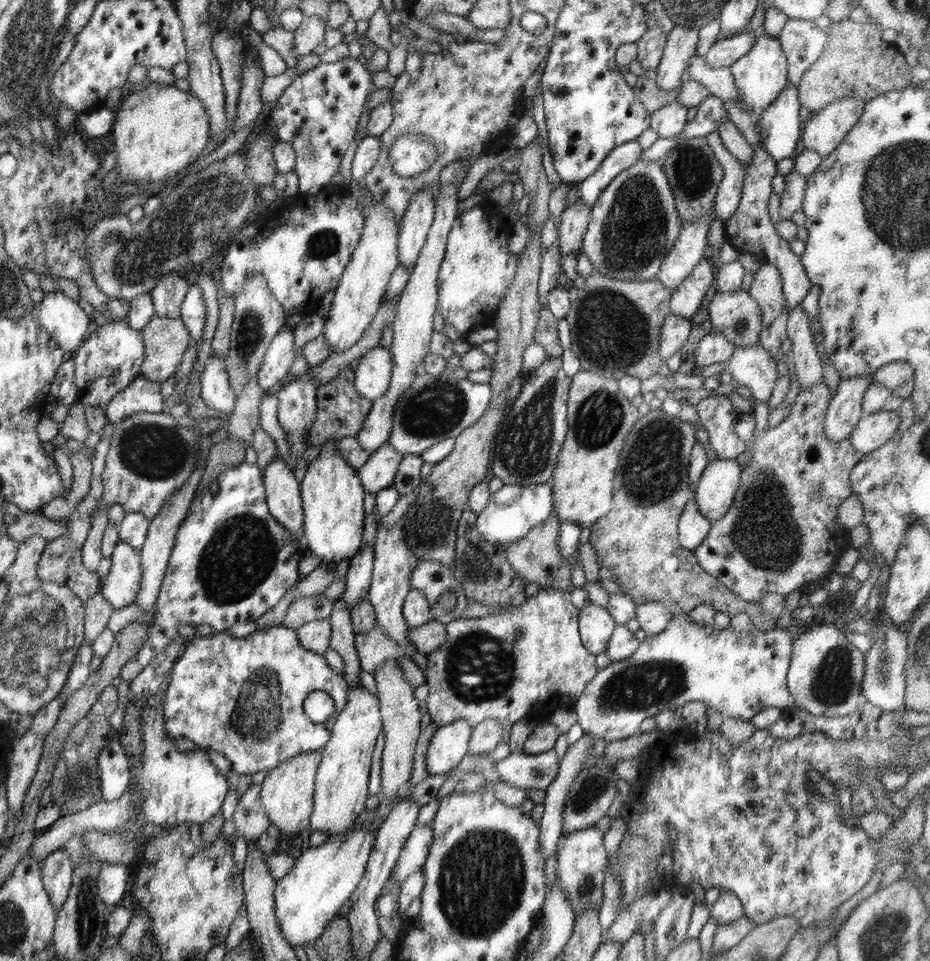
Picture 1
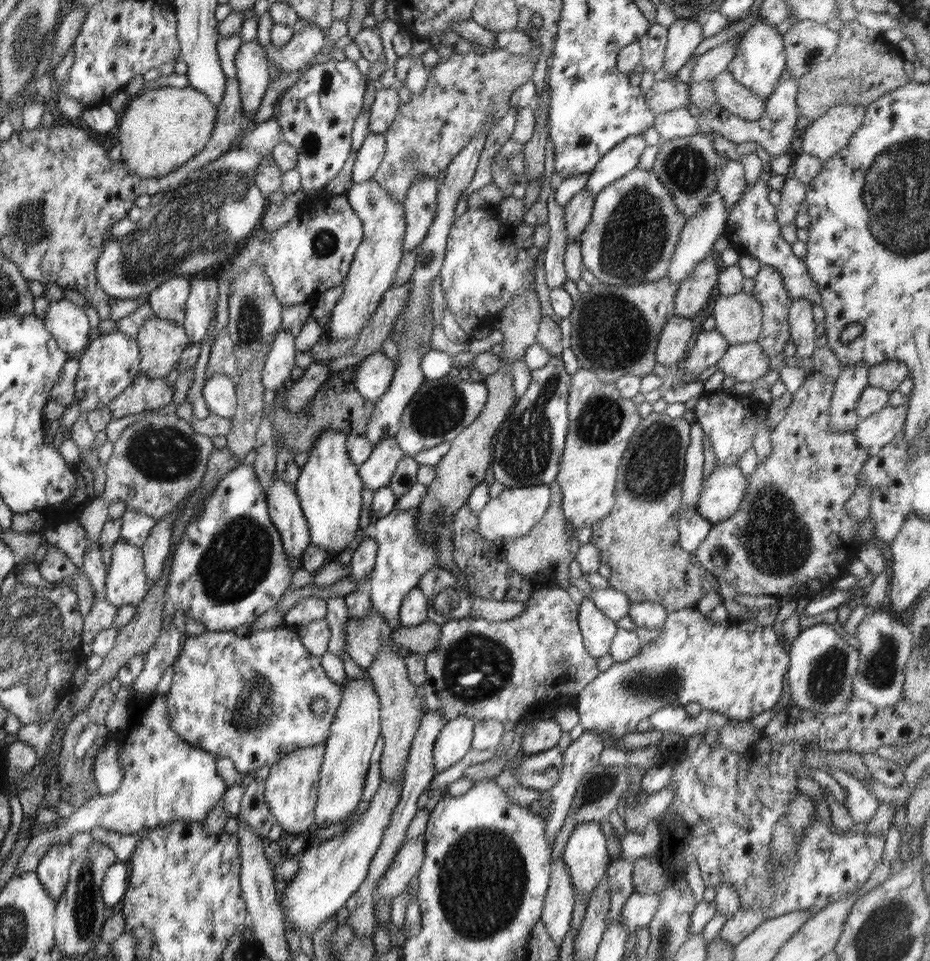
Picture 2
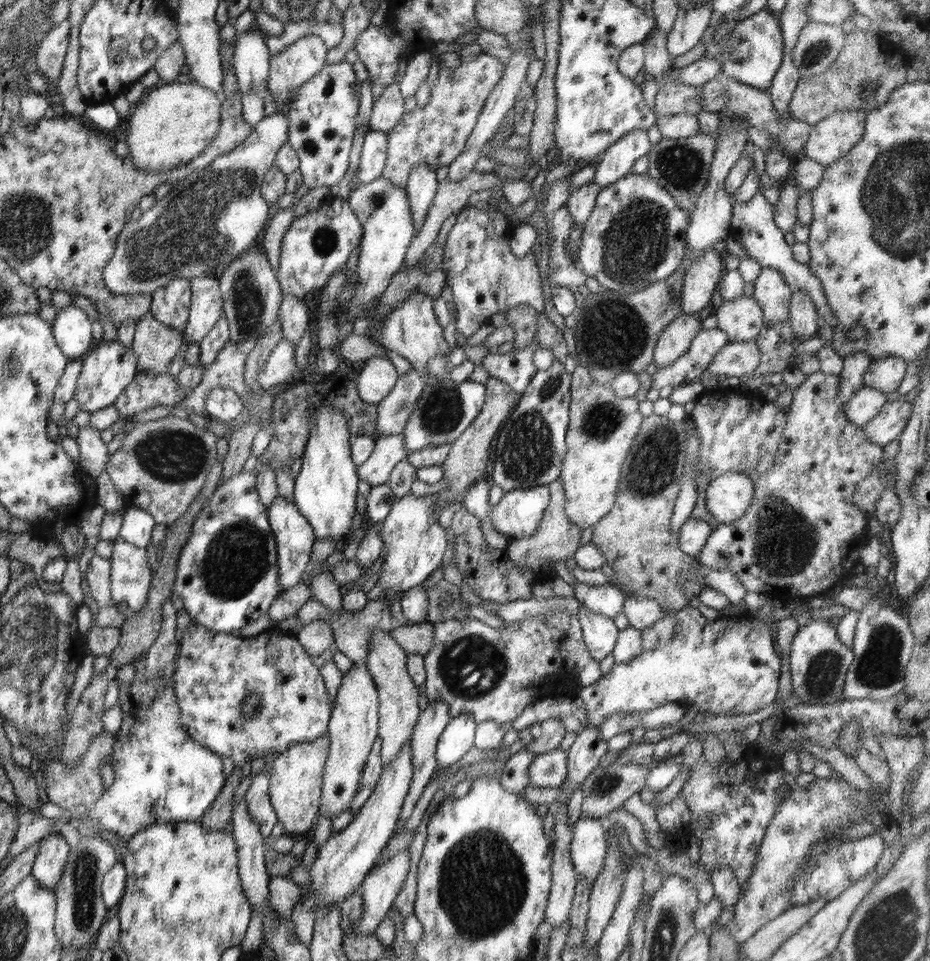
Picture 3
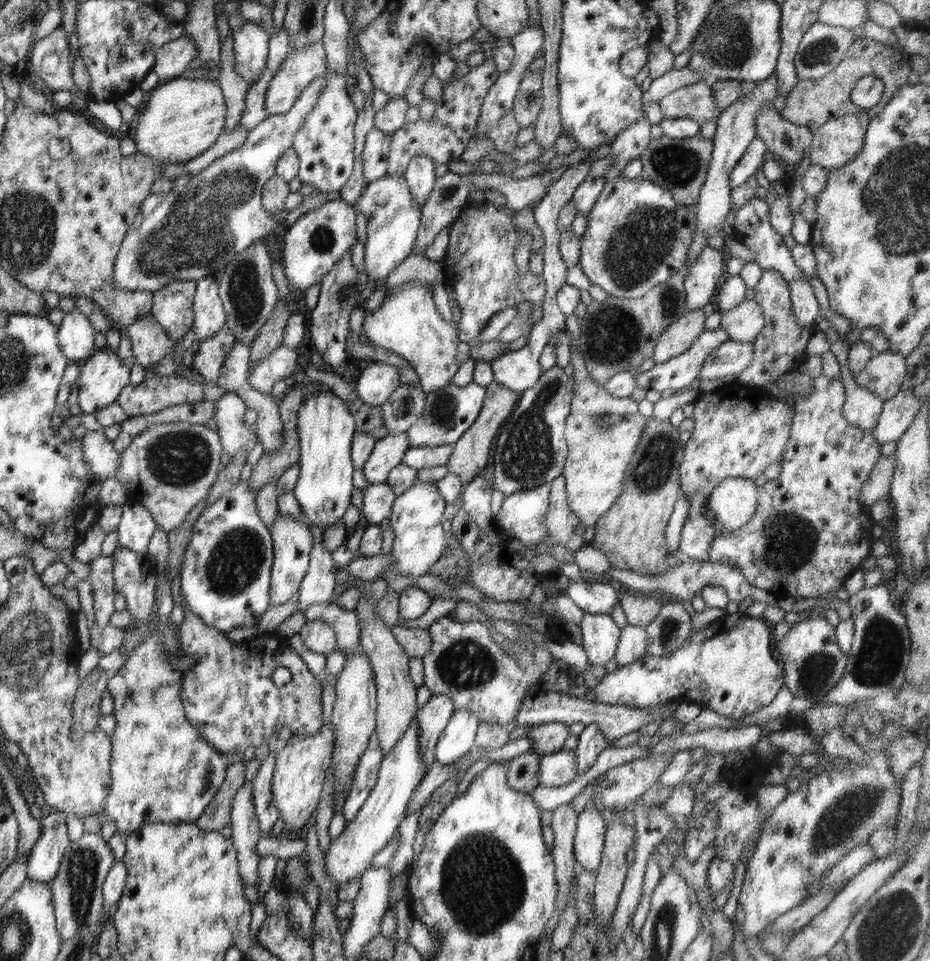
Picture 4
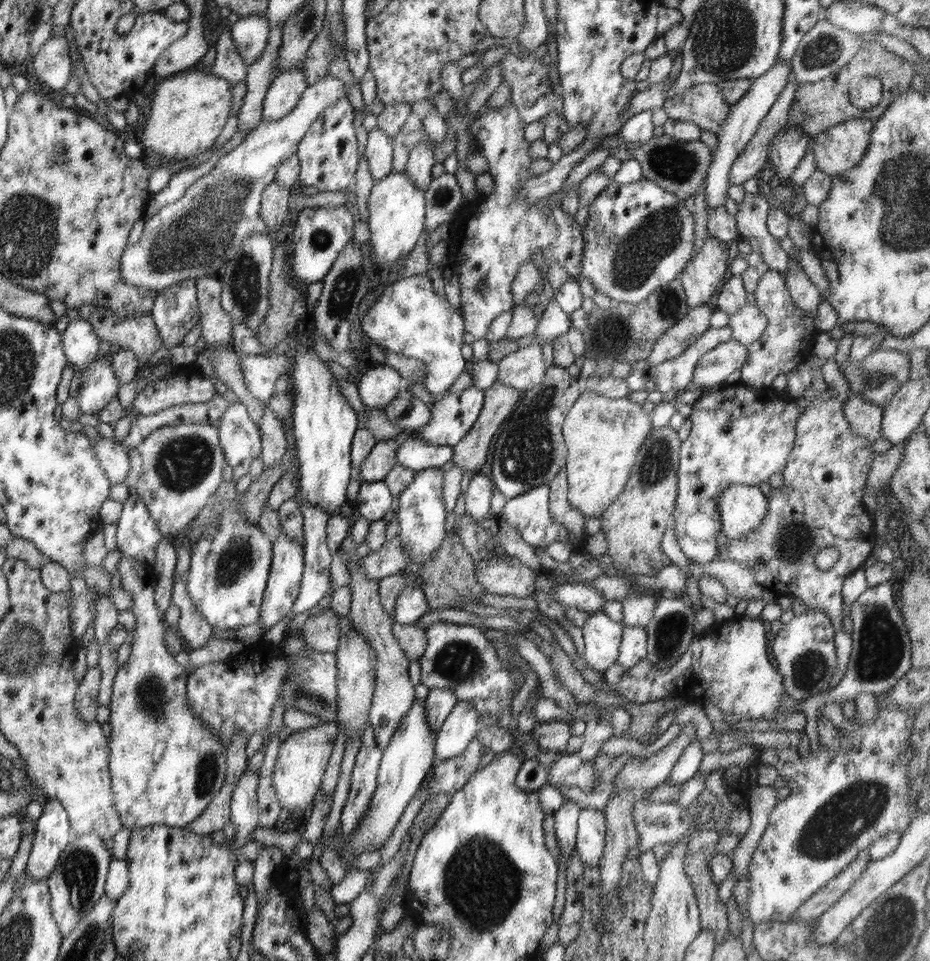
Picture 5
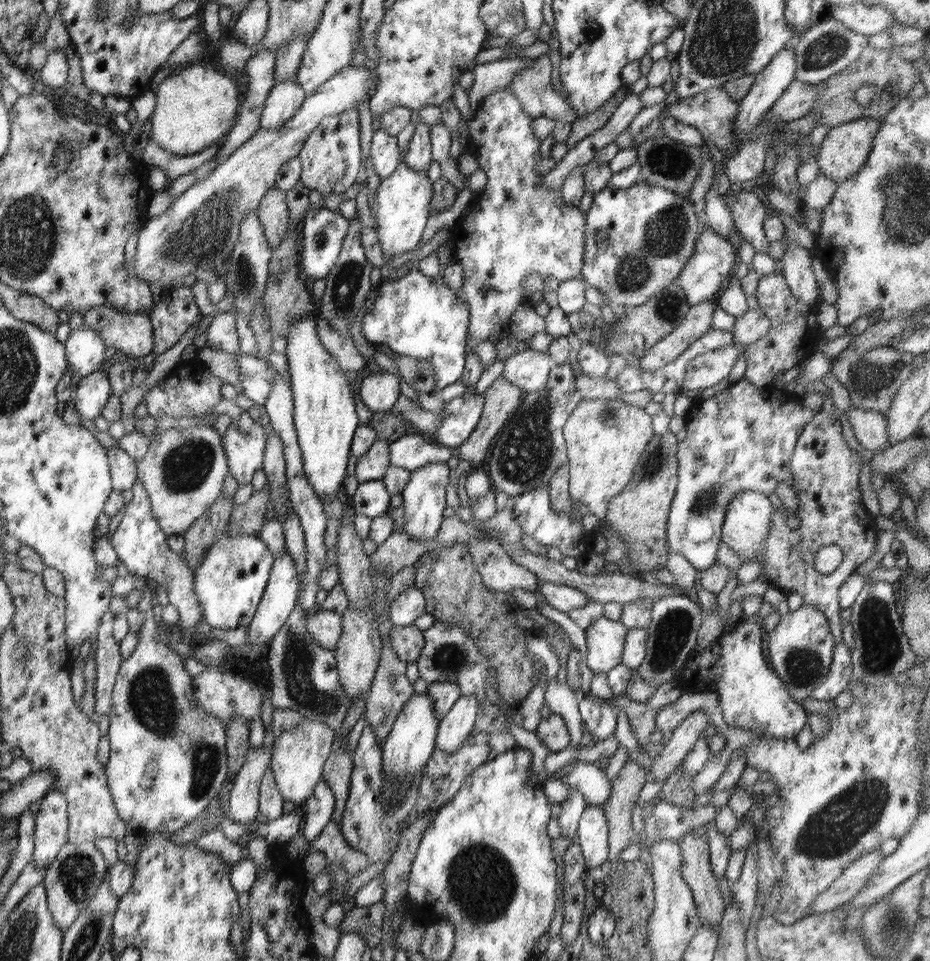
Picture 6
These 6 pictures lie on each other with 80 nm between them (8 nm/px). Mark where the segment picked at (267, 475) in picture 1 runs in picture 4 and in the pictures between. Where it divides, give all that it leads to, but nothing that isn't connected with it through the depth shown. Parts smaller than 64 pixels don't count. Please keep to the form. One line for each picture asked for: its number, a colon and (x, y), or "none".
2: (285, 511)
3: (294, 536)
4: (292, 542)

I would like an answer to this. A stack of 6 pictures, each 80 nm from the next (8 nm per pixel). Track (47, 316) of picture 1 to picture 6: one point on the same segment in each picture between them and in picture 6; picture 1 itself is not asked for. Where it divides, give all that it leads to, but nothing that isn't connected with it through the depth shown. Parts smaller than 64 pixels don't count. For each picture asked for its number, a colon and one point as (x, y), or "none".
2: (71, 330)
3: (72, 328)
4: (76, 335)
5: (81, 345)
6: (84, 348)

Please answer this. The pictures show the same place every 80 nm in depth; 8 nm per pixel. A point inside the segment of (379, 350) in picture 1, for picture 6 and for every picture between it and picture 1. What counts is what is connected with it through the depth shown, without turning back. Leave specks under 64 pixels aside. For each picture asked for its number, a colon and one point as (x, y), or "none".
2: (373, 376)
3: (377, 377)
4: (377, 382)
5: (381, 383)
6: (379, 391)

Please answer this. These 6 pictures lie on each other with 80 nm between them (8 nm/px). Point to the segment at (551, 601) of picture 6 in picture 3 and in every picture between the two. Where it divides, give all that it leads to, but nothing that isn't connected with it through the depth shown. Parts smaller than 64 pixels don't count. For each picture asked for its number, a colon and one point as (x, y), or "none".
3: (608, 599)
4: (594, 598)
5: (583, 597)

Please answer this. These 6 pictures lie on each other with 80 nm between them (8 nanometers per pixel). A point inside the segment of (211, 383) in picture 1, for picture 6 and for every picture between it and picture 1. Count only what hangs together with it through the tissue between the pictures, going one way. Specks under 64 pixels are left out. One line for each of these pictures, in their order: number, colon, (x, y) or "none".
2: (219, 392)
3: (223, 404)
4: (234, 433)
5: (239, 438)
6: (244, 443)

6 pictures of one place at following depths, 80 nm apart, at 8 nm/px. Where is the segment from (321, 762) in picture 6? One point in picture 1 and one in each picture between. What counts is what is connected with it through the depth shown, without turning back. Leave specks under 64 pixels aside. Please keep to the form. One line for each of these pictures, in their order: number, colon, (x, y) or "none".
1: (287, 792)
2: (291, 787)
3: (295, 786)
4: (300, 772)
5: (301, 763)

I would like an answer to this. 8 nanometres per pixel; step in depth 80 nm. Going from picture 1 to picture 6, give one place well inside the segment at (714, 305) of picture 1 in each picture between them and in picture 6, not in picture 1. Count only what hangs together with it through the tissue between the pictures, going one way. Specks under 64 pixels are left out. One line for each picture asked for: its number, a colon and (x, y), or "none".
2: (738, 318)
3: (742, 319)
4: (743, 323)
5: (747, 325)
6: (749, 328)

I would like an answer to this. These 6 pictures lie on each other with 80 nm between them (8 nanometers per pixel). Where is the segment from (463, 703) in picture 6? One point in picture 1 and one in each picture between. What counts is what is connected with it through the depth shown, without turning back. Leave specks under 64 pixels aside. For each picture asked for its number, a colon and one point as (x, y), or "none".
1: (450, 744)
2: (454, 741)
3: (458, 737)
4: (458, 738)
5: (457, 731)

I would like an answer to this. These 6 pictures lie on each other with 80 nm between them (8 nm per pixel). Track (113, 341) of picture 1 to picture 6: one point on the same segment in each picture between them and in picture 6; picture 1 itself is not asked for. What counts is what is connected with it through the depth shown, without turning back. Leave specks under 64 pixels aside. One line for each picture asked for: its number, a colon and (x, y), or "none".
2: (110, 363)
3: (110, 368)
4: (101, 380)
5: (99, 385)
6: (93, 391)

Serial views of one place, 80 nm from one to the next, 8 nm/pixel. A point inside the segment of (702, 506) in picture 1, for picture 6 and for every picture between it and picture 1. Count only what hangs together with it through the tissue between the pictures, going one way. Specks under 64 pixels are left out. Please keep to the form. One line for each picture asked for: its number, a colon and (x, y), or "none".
2: (721, 496)
3: (728, 496)
4: (734, 502)
5: (742, 508)
6: (747, 523)

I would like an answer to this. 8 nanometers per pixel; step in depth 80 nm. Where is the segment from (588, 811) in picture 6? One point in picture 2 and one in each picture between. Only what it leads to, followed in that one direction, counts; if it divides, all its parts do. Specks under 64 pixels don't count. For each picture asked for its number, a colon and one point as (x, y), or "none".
2: (585, 855)
3: (588, 848)
4: (589, 841)
5: (591, 828)

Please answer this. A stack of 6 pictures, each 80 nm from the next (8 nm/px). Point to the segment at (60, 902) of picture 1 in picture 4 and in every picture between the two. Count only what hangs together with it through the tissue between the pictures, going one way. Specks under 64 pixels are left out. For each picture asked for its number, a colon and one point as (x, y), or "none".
2: (53, 871)
3: (49, 866)
4: (44, 860)

